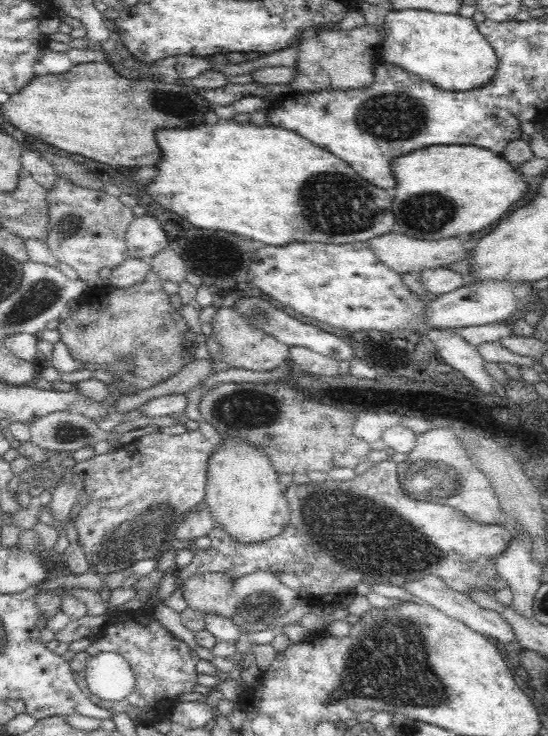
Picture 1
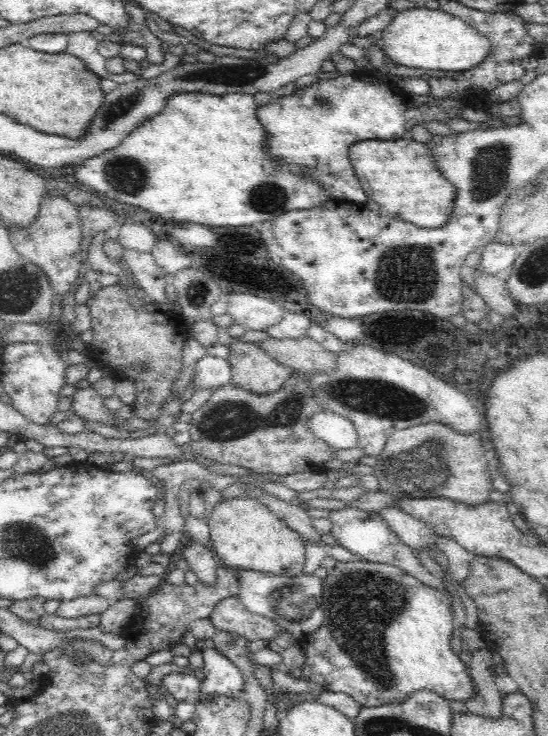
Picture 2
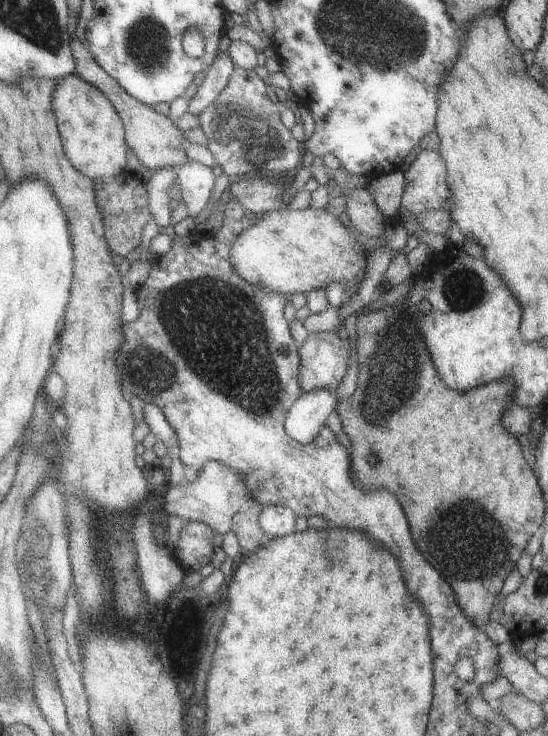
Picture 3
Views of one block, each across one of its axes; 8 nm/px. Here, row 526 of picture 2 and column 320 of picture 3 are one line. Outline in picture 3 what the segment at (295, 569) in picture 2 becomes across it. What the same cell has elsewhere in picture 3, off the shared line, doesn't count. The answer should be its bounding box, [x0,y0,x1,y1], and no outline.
[229,206,366,297]

